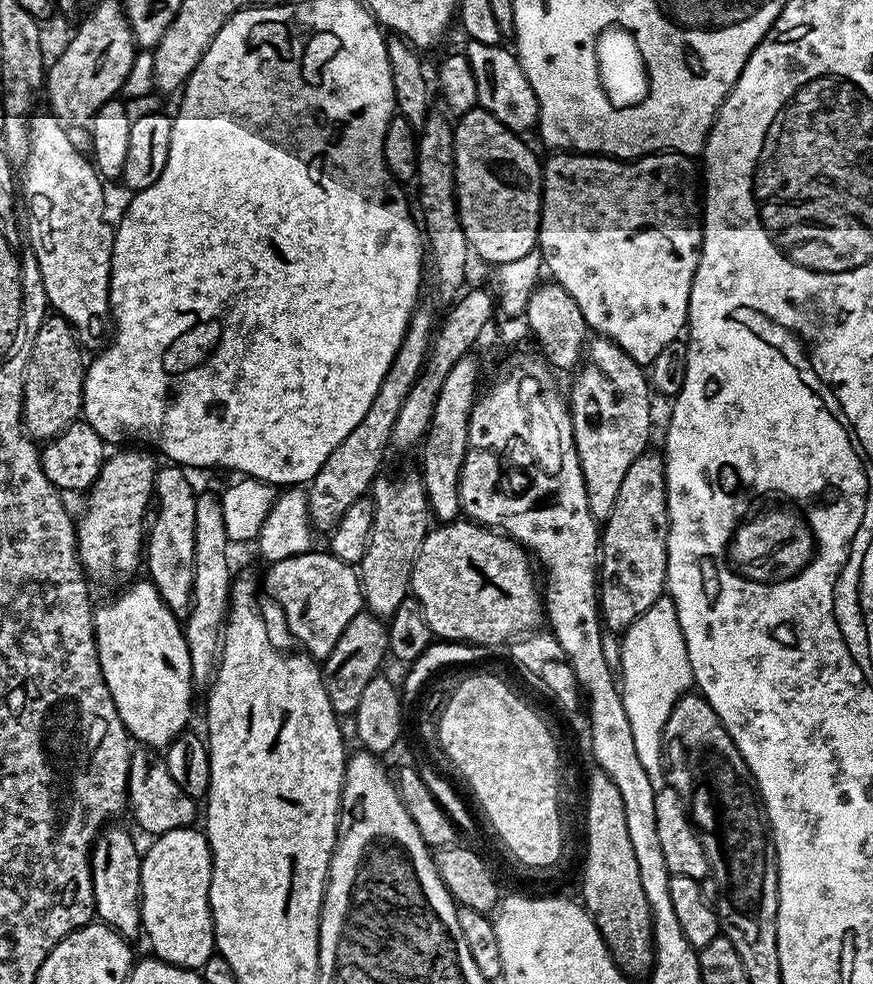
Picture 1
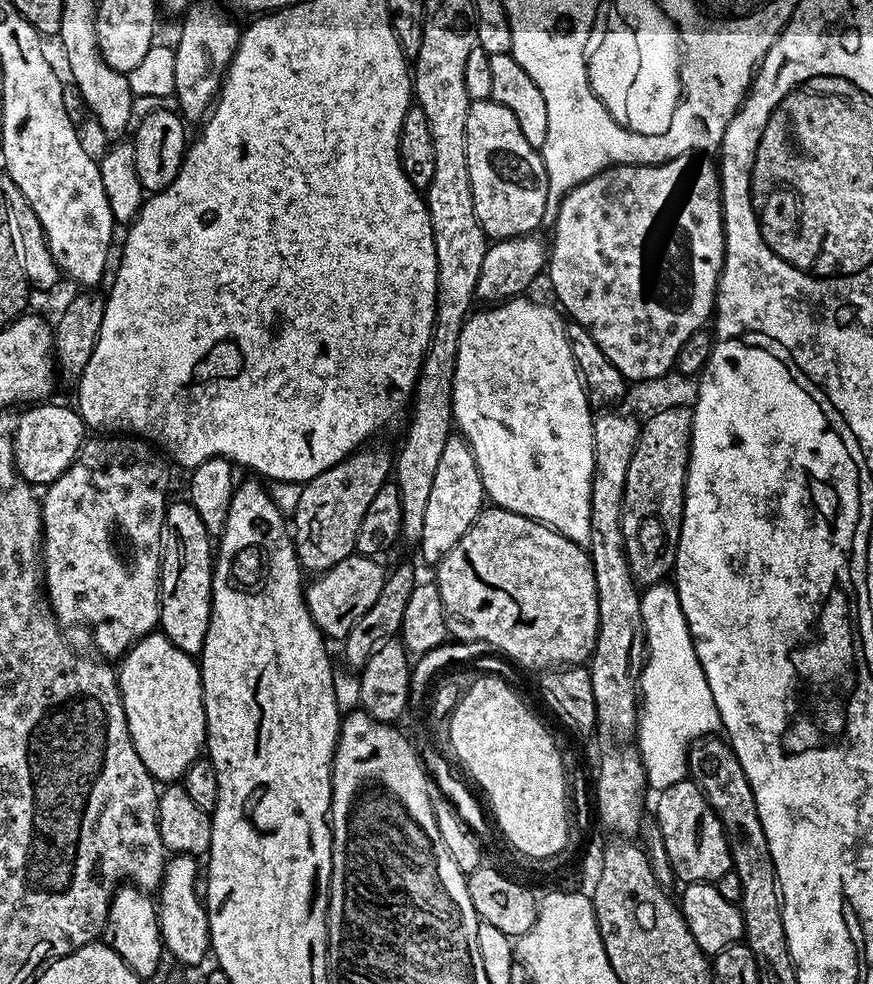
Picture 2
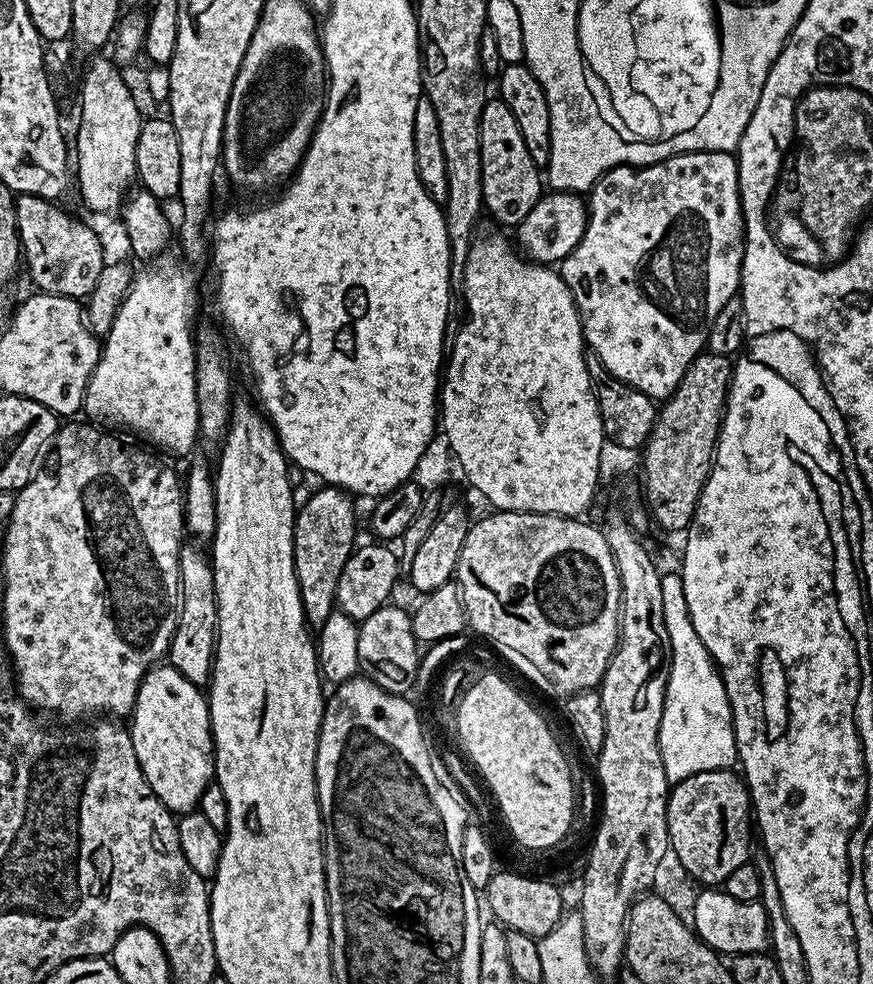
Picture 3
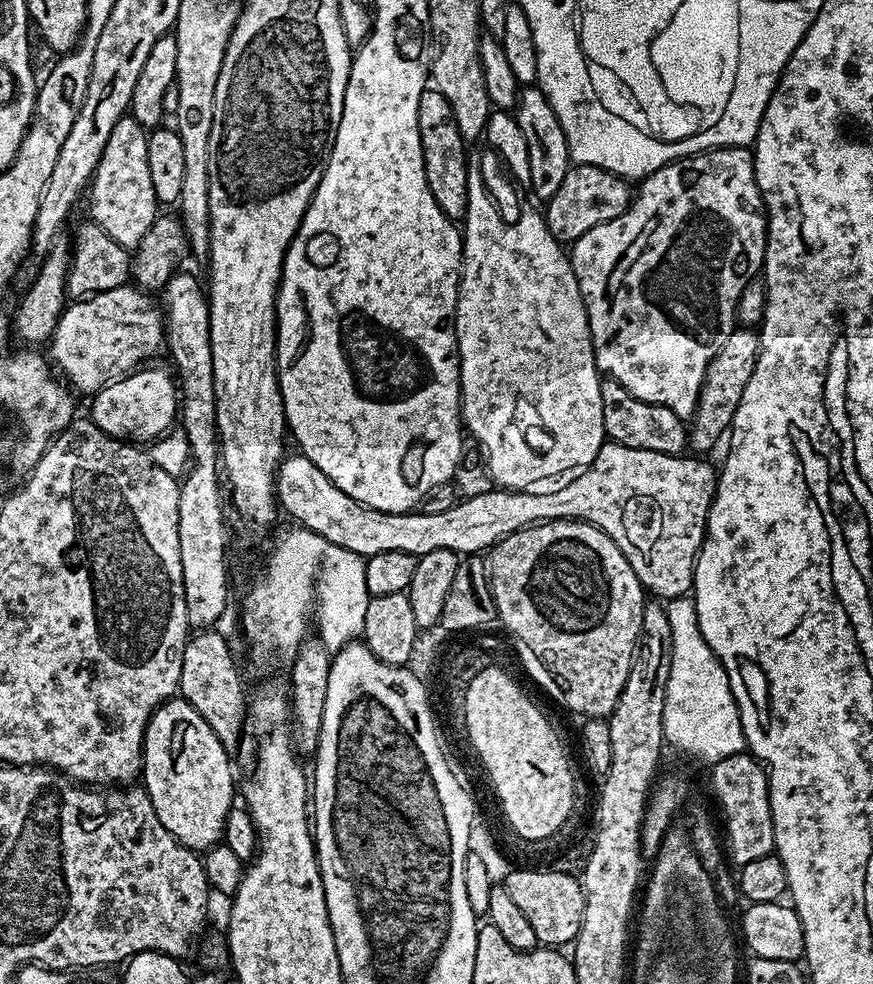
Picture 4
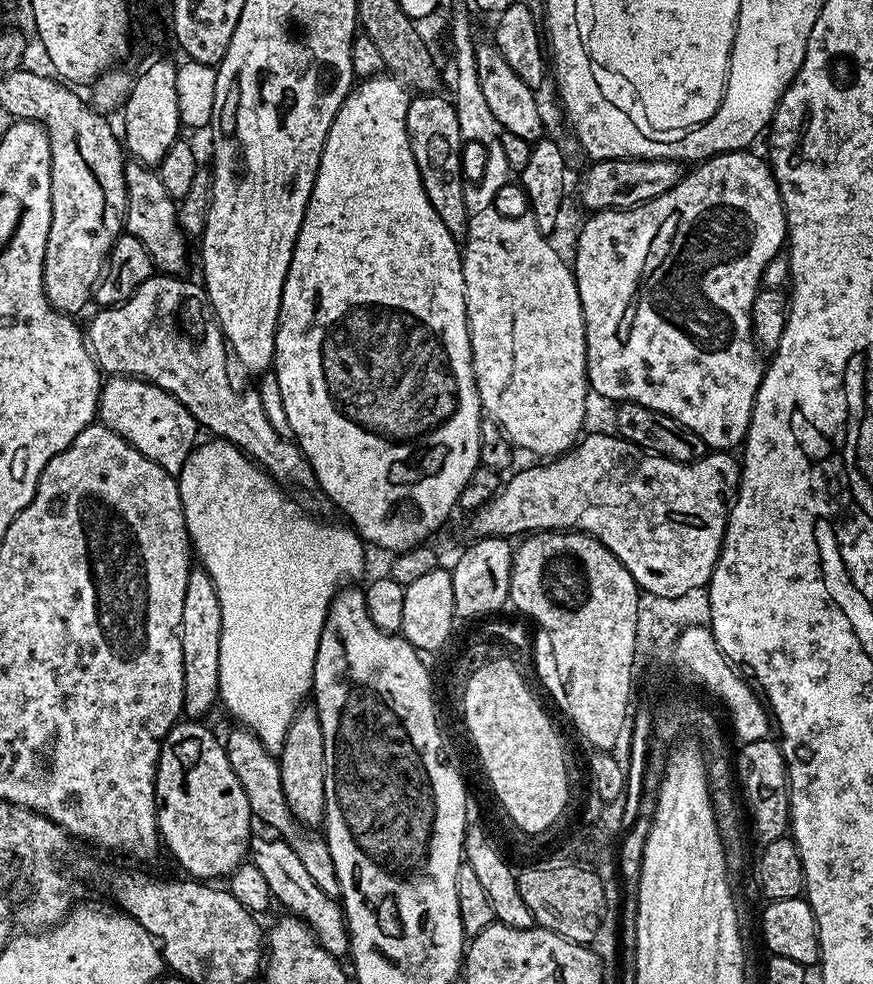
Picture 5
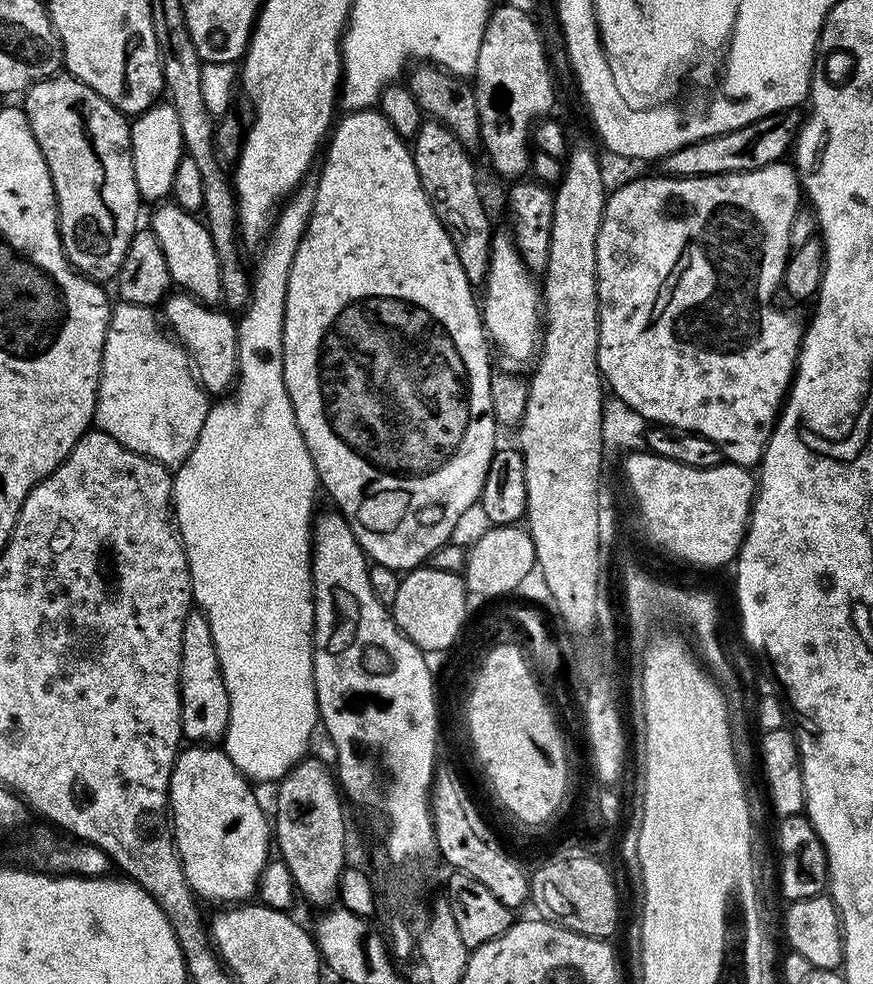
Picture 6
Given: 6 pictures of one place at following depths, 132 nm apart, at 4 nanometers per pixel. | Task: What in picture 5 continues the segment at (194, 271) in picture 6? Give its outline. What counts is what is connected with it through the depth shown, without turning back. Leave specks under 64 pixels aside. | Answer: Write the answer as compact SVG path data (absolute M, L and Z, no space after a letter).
M128 162L124 165L124 181L126 182L126 210L124 226L127 235L138 238L142 246L150 254L153 265L164 274L183 273L184 263L188 260L188 244L183 229L180 228L177 216L177 201L166 194L166 186L162 186L159 171L147 164Z

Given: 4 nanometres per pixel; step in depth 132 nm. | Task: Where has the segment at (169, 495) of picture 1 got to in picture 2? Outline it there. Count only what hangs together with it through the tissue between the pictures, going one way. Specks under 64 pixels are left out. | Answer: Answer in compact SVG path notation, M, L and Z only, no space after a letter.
M180 498L167 505L164 510L162 534L160 535L160 622L159 631L164 633L178 650L187 656L199 657L202 646L206 642L206 630L212 617L212 569L214 567L214 540L209 536L198 510Z

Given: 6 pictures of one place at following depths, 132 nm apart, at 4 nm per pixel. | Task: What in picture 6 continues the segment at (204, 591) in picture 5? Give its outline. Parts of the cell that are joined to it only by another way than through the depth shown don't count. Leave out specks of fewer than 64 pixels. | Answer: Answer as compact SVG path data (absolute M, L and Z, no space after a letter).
M199 610L189 612L186 626L182 626L182 662L180 663L180 730L185 741L196 746L208 746L224 739L228 731L230 702L224 675L220 669L218 650L214 646L214 634L210 634L210 622Z

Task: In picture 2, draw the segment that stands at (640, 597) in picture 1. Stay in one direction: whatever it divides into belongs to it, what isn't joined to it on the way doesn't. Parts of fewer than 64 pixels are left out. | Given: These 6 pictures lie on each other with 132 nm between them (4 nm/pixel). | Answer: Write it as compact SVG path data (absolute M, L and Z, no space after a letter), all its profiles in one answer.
M687 407L662 410L640 424L634 458L626 470L626 490L622 498L622 538L628 565L637 585L658 584L676 566L676 547L684 517L684 483L688 477L688 455L692 441L692 412Z

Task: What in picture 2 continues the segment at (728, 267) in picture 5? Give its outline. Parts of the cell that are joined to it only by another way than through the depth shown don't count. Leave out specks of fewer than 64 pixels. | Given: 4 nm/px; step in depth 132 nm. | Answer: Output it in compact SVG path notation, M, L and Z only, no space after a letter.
M689 154L665 160L662 164L616 164L613 168L603 168L594 178L574 186L574 190L567 192L560 204L552 240L550 236L546 280L548 276L553 294L560 299L559 307L569 317L572 315L575 323L588 328L588 333L594 342L598 342L602 354L606 354L609 362L624 375L625 381L656 379L673 371L677 367L676 359L683 343L709 323L716 307L716 287L724 265L724 207L720 204L720 174L717 165L713 161L711 164L708 158L704 154Z

